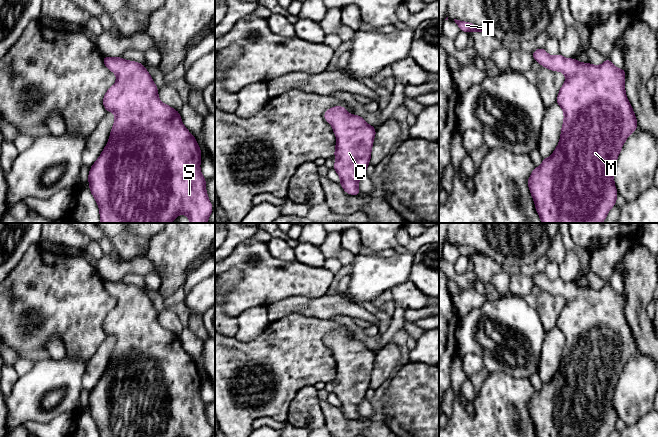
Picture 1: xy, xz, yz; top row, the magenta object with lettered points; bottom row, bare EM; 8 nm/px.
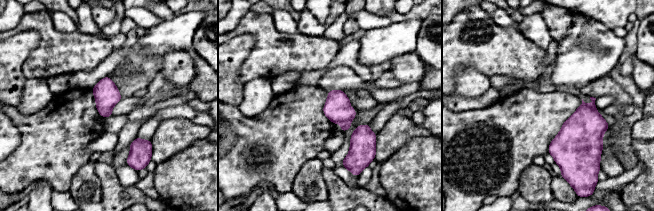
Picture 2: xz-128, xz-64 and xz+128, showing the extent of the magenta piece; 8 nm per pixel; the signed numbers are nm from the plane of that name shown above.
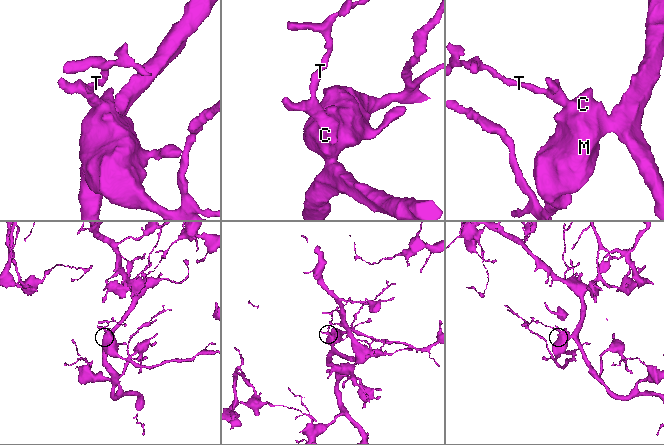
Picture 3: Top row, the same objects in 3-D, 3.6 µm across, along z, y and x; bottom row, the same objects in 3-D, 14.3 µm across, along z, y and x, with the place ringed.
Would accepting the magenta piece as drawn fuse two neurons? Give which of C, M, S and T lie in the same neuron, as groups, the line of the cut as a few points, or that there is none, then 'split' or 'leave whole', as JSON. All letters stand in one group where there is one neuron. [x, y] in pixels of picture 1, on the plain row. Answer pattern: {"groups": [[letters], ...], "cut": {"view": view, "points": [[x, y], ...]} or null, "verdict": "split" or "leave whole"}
{"groups": [["C", "M", "S", "T"]], "cut": null, "verdict": "leave whole"}

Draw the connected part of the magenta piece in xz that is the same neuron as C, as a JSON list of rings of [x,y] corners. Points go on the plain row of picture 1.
[[[335,330],[324,337],[337,362],[336,386],[333,393],[340,400],[340,409],[350,419],[360,419],[359,404],[366,398],[376,353],[364,342],[351,339],[345,331]]]

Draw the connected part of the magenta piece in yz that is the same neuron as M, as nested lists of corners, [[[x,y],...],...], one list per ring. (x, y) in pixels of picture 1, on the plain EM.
[[[544,272],[532,277],[536,286],[552,295],[561,295],[566,300],[557,328],[564,336],[560,365],[549,382],[543,382],[540,391],[535,391],[528,403],[537,437],[608,437],[615,430],[617,413],[614,409],[614,392],[617,381],[628,360],[637,353],[637,344],[625,317],[625,294],[617,293],[607,281],[600,289],[566,283],[561,278],[549,280]]]

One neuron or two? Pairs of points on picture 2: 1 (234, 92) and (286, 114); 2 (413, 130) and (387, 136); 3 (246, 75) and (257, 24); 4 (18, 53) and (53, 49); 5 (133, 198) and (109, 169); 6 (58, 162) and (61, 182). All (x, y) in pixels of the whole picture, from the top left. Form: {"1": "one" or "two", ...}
{"1": "two", "2": "one", "3": "one", "4": "two", "5": "one", "6": "one"}

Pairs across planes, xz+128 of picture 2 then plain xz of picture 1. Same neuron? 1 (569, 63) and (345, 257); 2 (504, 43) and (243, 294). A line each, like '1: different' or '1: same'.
1: different
2: same

